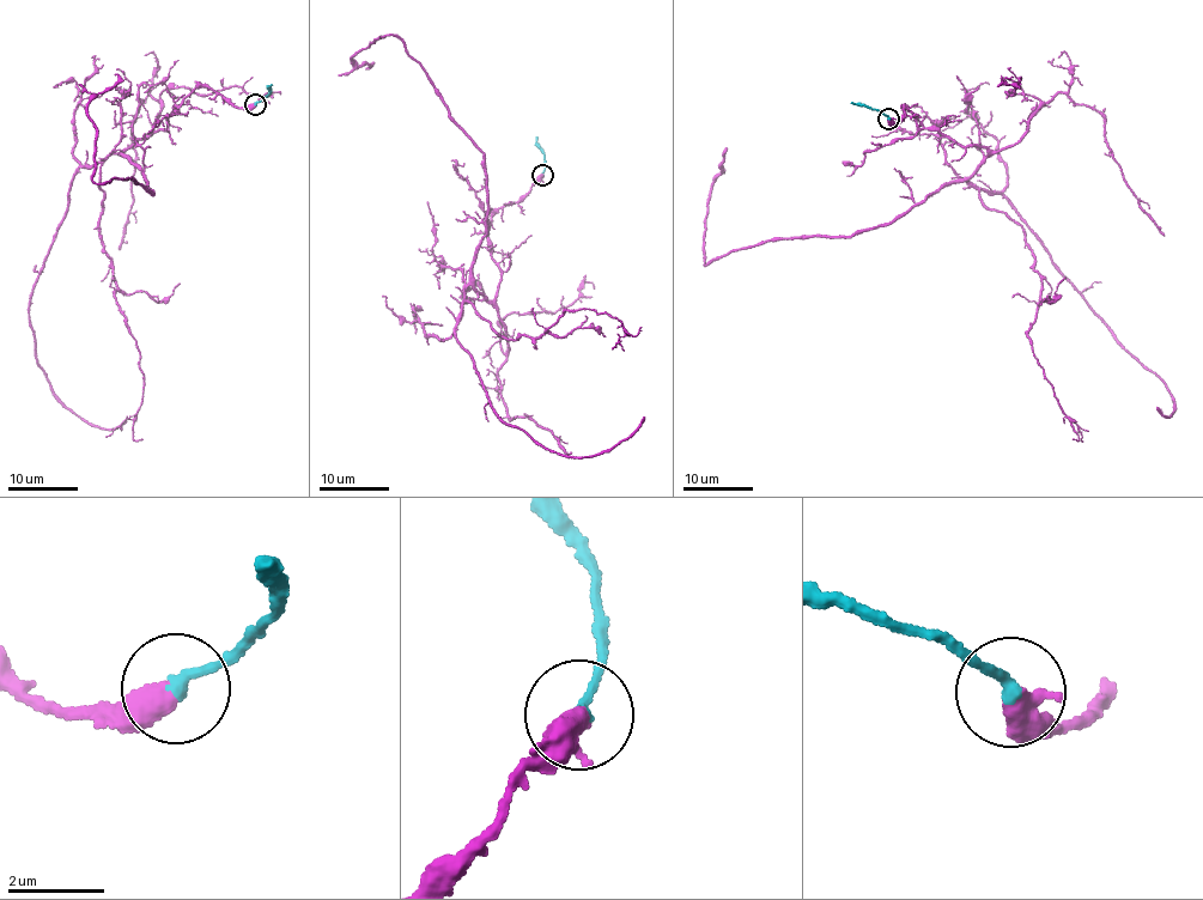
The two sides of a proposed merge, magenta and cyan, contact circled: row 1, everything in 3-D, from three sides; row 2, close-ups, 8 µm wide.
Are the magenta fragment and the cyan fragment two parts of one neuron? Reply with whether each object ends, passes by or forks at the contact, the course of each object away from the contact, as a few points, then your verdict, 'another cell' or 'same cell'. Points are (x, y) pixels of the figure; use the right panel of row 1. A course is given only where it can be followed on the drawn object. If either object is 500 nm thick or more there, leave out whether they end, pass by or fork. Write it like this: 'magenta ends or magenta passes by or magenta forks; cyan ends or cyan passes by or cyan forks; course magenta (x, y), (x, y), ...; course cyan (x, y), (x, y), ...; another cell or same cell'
course magenta (888, 117), (905, 107), (986, 157), (893, 220), (705, 265), (725, 147); course cyan (888, 117), (851, 102); same cell

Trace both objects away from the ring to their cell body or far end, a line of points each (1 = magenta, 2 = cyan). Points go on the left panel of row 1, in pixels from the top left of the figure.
1: (255, 104), (198, 87), (168, 129), (122, 153), (153, 194), (131, 176), (96, 183), (87, 108), (115, 73)
2: (255, 104), (273, 84)

